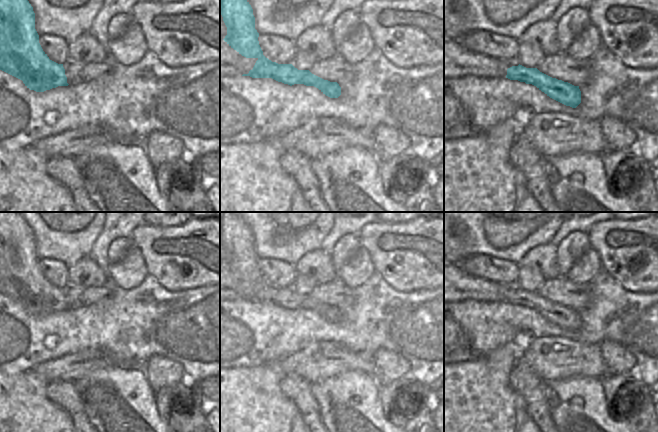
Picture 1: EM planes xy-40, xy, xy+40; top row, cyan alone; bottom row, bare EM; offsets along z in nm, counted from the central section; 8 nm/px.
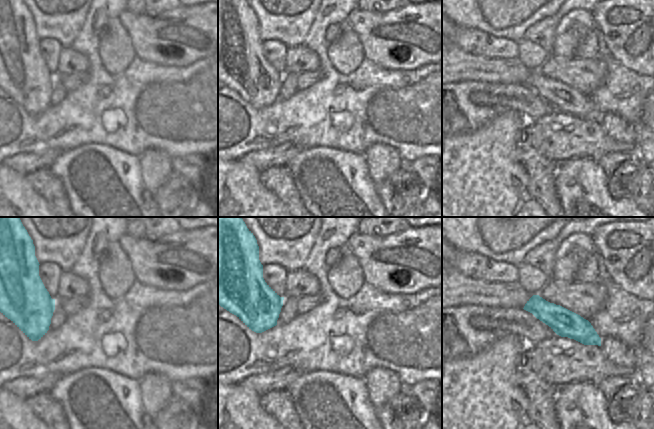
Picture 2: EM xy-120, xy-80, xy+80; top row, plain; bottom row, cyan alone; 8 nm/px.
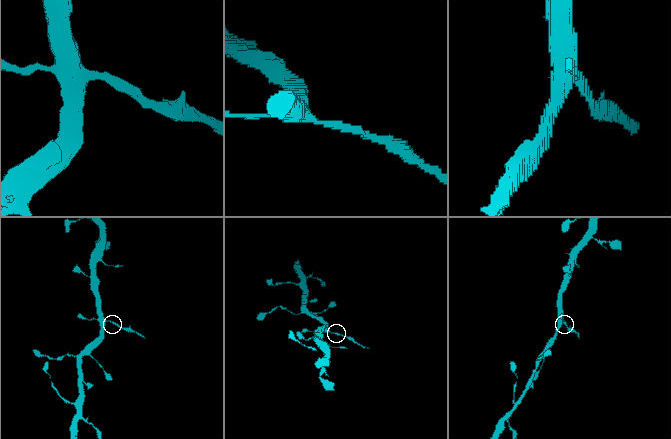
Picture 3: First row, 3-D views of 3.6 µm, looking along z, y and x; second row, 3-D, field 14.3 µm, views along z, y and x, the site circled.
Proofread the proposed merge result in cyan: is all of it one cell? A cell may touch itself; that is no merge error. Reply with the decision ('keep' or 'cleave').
cleave

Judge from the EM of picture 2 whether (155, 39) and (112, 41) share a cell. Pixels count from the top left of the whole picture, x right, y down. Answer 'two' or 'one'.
two

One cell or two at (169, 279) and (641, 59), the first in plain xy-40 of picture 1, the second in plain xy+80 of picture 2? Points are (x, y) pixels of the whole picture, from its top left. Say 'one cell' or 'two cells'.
one cell

